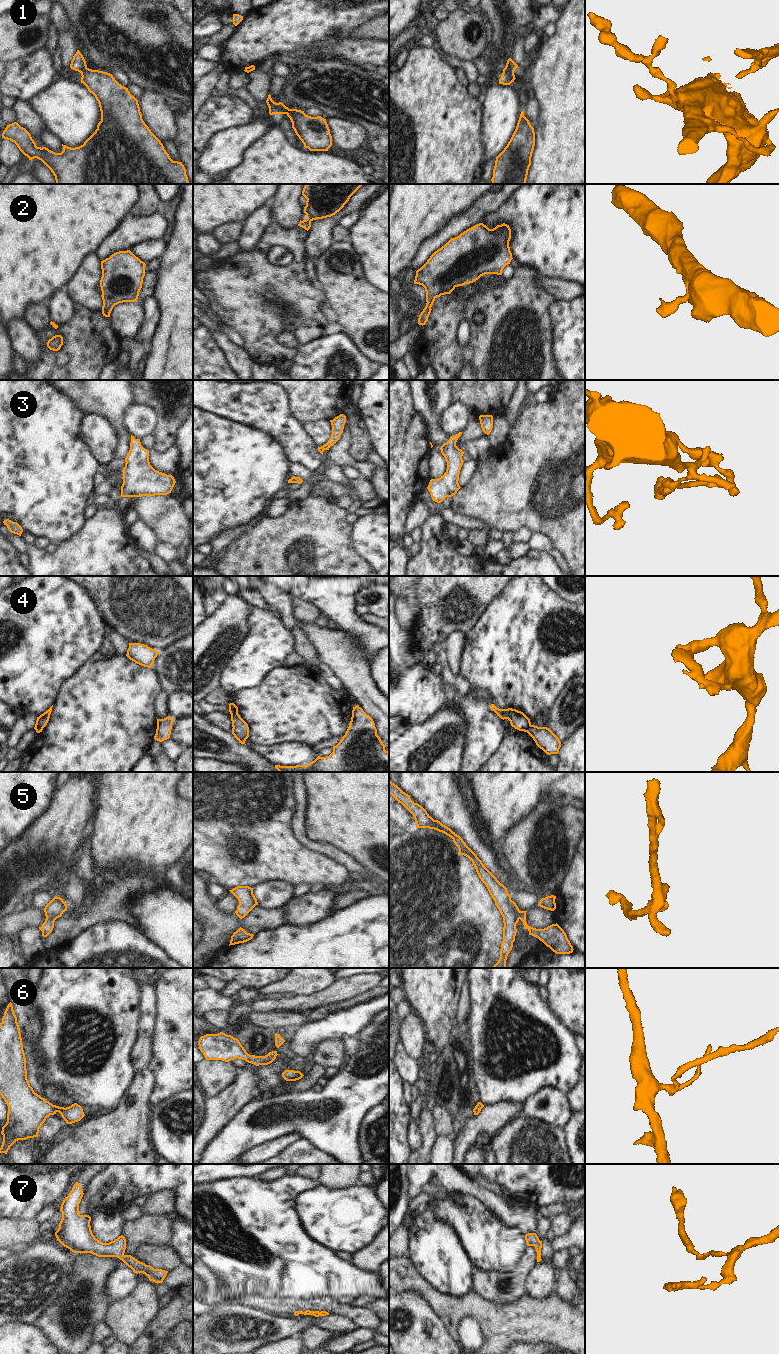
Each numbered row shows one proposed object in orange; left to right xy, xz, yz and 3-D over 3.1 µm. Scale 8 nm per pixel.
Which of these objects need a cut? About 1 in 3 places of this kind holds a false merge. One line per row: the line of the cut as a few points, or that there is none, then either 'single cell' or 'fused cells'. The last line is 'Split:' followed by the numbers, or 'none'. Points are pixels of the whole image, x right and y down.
1: cut in xz along (277, 103), (286, 113); fused cells
2: no cut; single cell
3: no cut; single cell
4: cut in xz along (237, 713), (231, 715); fused cells
5: no cut; single cell
6: no cut; single cell
7: no cut; single cell
Split: 1, 4

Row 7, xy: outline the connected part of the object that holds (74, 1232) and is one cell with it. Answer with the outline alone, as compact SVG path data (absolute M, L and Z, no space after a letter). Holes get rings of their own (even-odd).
M76 1182L63 1200L60 1208L62 1219L55 1232L57 1241L74 1253L92 1253L98 1257L117 1257L134 1273L143 1273L150 1281L157 1284L162 1283L168 1271L154 1269L131 1255L125 1255L126 1239L123 1235L109 1243L103 1243L95 1238L90 1226L91 1217L79 1214L79 1204L83 1194L81 1184Z

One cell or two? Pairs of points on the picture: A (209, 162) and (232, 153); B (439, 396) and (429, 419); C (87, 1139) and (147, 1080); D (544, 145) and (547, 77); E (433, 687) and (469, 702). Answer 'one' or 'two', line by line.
A: one
B: one
C: one
D: one
E: one

